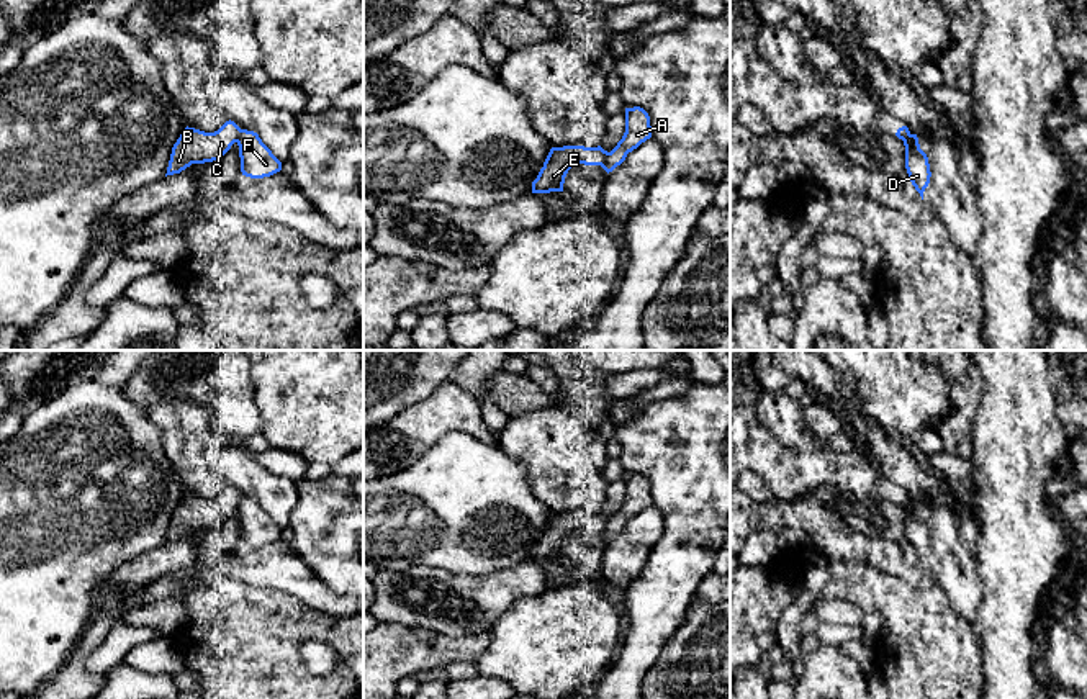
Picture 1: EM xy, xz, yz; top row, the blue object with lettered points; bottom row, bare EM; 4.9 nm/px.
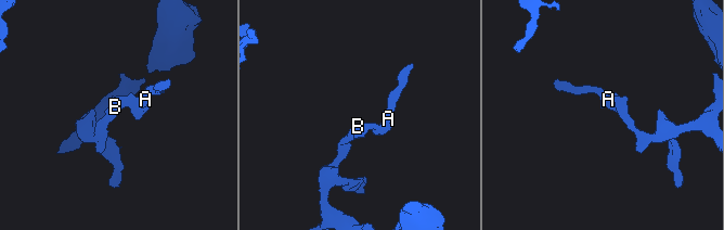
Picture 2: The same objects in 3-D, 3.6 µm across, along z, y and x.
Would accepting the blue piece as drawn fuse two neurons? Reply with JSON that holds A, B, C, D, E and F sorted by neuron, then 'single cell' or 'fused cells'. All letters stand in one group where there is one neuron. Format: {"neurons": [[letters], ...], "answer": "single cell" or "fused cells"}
{"neurons": [["A", "D", "F"], ["B", "C", "E"]], "answer": "fused cells"}

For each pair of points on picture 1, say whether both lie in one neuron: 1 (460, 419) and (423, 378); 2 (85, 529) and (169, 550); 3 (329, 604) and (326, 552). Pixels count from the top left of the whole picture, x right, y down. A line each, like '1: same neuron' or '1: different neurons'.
1: different neurons
2: different neurons
3: different neurons

